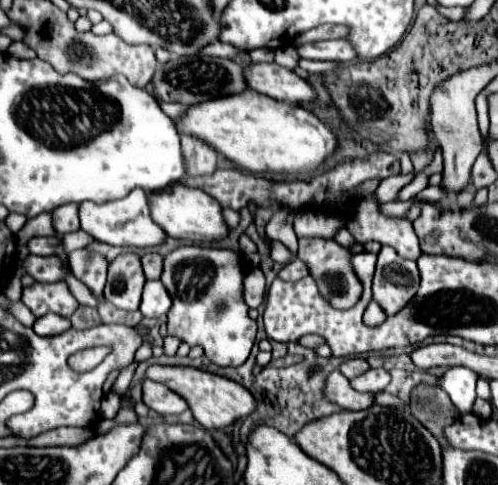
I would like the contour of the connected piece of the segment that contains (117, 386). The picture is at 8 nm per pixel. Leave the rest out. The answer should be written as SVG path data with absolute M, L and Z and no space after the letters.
M133 362L119 373L117 380L114 382L111 388L113 393L121 397L128 390L137 366L138 363Z

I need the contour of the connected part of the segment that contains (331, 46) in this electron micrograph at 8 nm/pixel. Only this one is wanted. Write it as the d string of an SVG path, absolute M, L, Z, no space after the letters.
M323 40L313 44L301 44L297 46L297 52L301 58L307 60L333 60L333 62L351 62L357 58L357 52L353 52L353 46L349 40Z

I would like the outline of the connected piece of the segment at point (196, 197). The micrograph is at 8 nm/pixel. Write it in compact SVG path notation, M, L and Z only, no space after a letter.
M177 180L177 184L169 184L169 188L147 194L149 202L153 204L153 208L149 208L153 212L153 220L157 220L157 224L161 224L161 228L165 228L171 238L203 242L221 240L229 232L227 224L221 218L221 204L217 204L217 200L213 200L207 192L199 188L189 188L181 180Z

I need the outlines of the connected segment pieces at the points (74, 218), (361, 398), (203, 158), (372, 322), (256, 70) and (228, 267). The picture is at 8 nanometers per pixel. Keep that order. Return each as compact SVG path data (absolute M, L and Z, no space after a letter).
M67 204L61 208L55 208L51 212L53 216L53 230L57 234L67 234L79 230L79 216L77 216L77 204Z
M333 370L327 378L327 398L339 404L343 410L365 410L375 404L377 394L361 394L349 386L349 380L339 372Z
M181 136L181 150L185 156L185 176L209 176L215 172L217 152L203 140Z
M371 302L365 310L365 324L369 326L377 326L377 324L383 324L385 322L385 312L381 310L381 306L377 302Z
M249 64L245 68L245 76L249 76L249 88L267 94L269 98L283 102L311 102L315 98L313 88L299 78L293 70L281 68L279 64Z
M183 246L169 252L165 256L163 274L161 274L161 282L165 284L173 300L173 306L167 312L167 332L171 336L179 336L189 346L195 346L195 344L203 346L205 356L217 366L241 366L253 348L255 332L257 332L257 324L247 316L249 306L243 300L243 278L249 274L249 270L251 270L249 262L243 260L243 256L239 256L237 252L227 248L197 248L197 250L191 248L189 250L189 246Z

